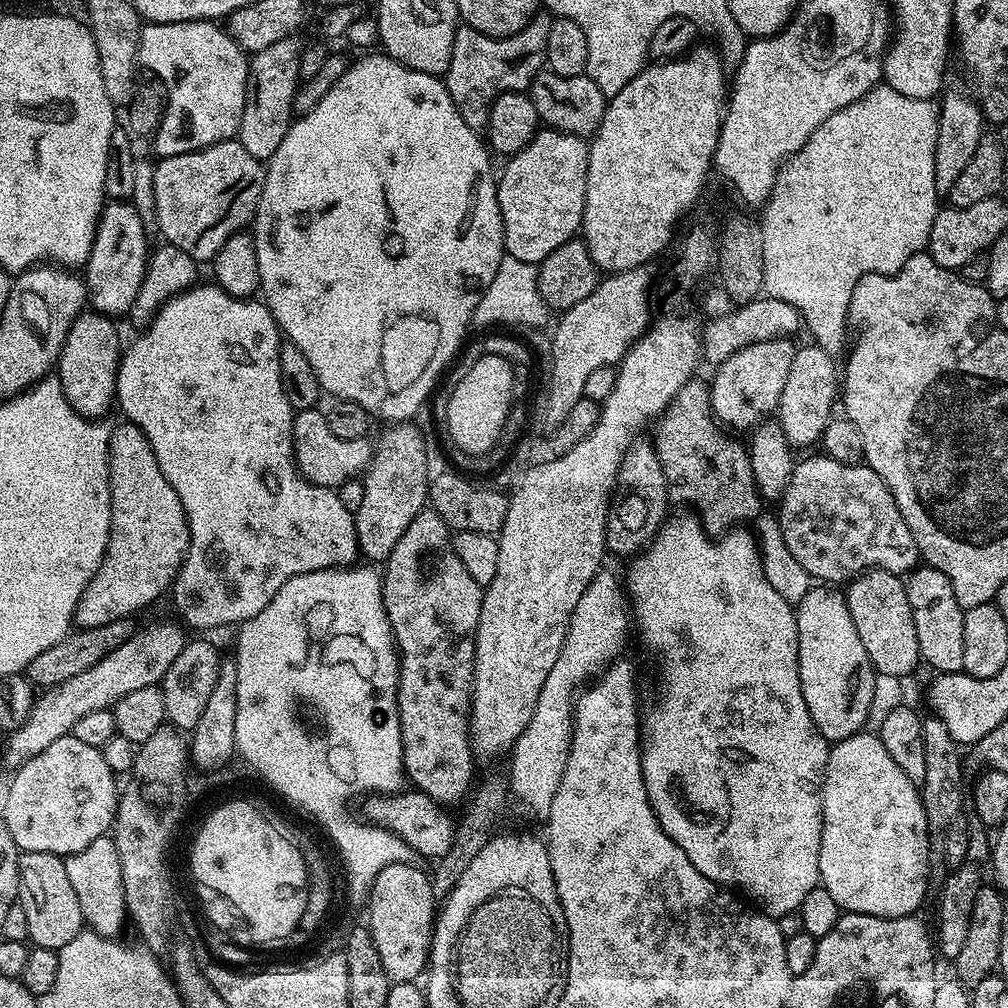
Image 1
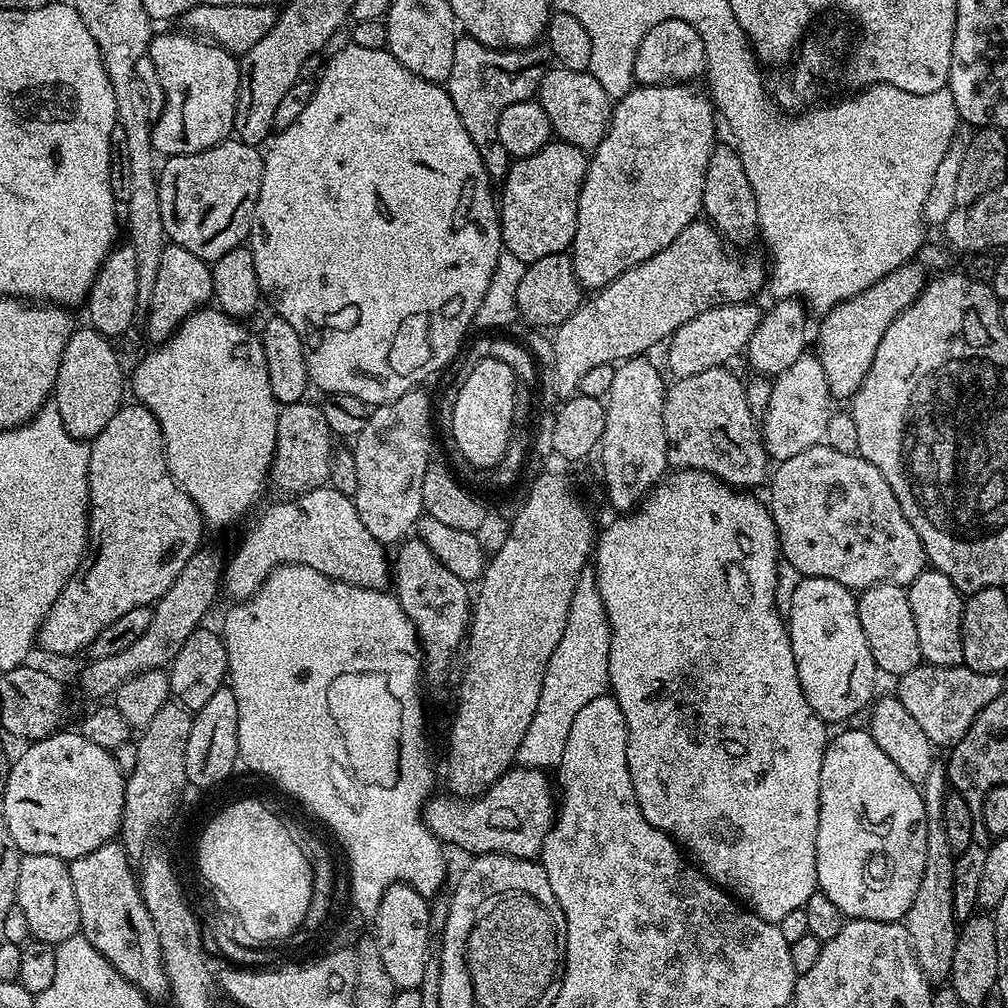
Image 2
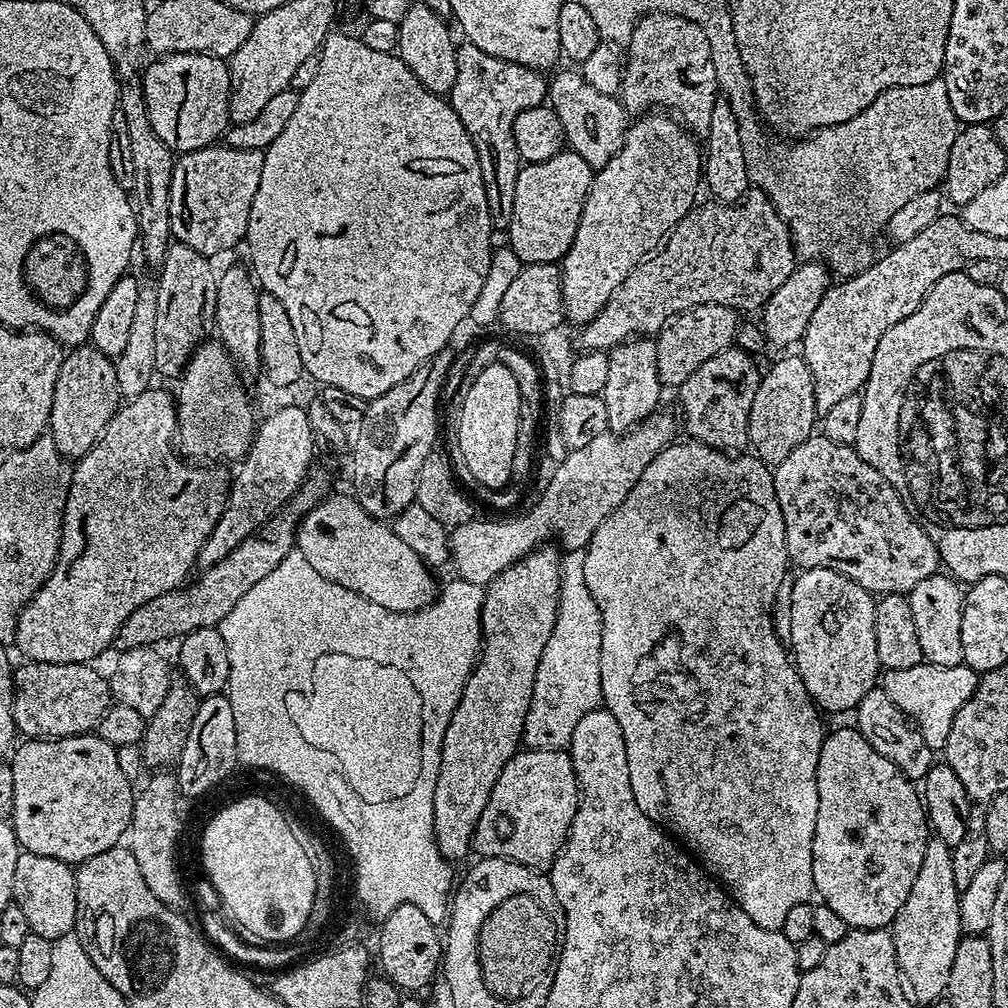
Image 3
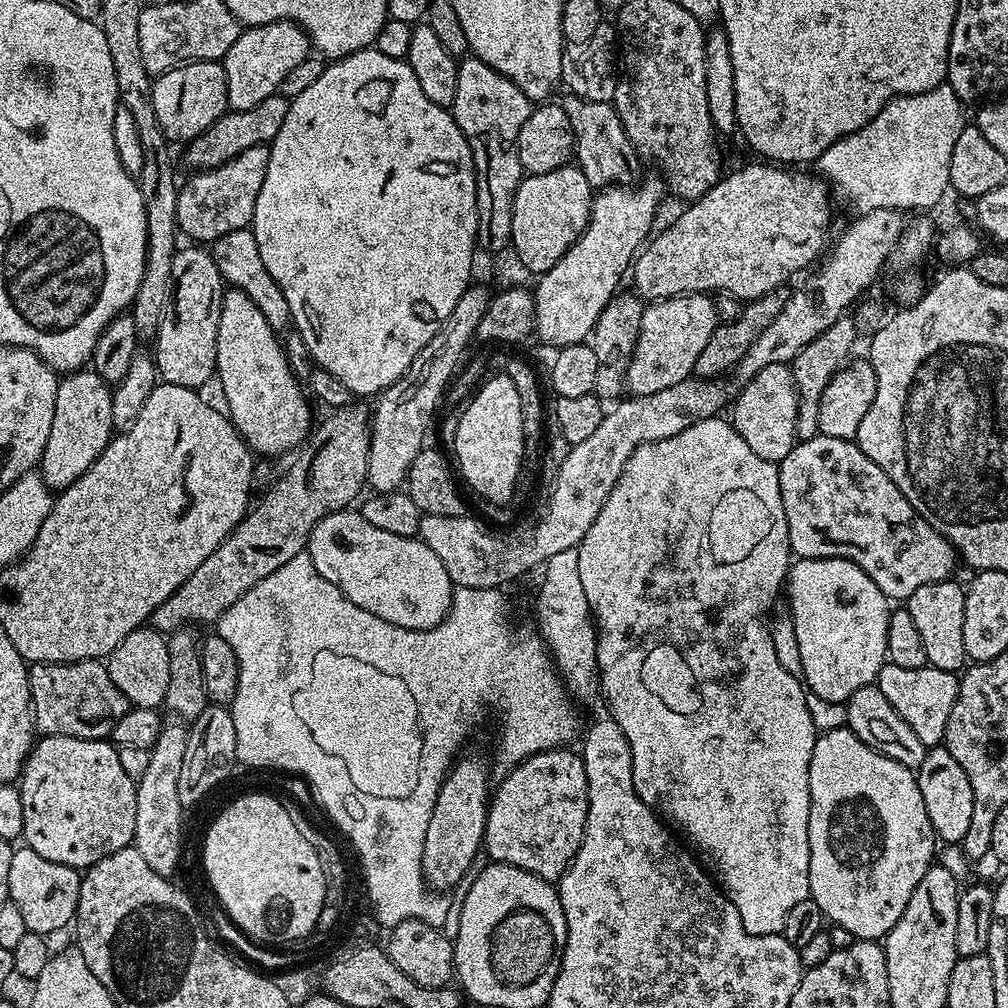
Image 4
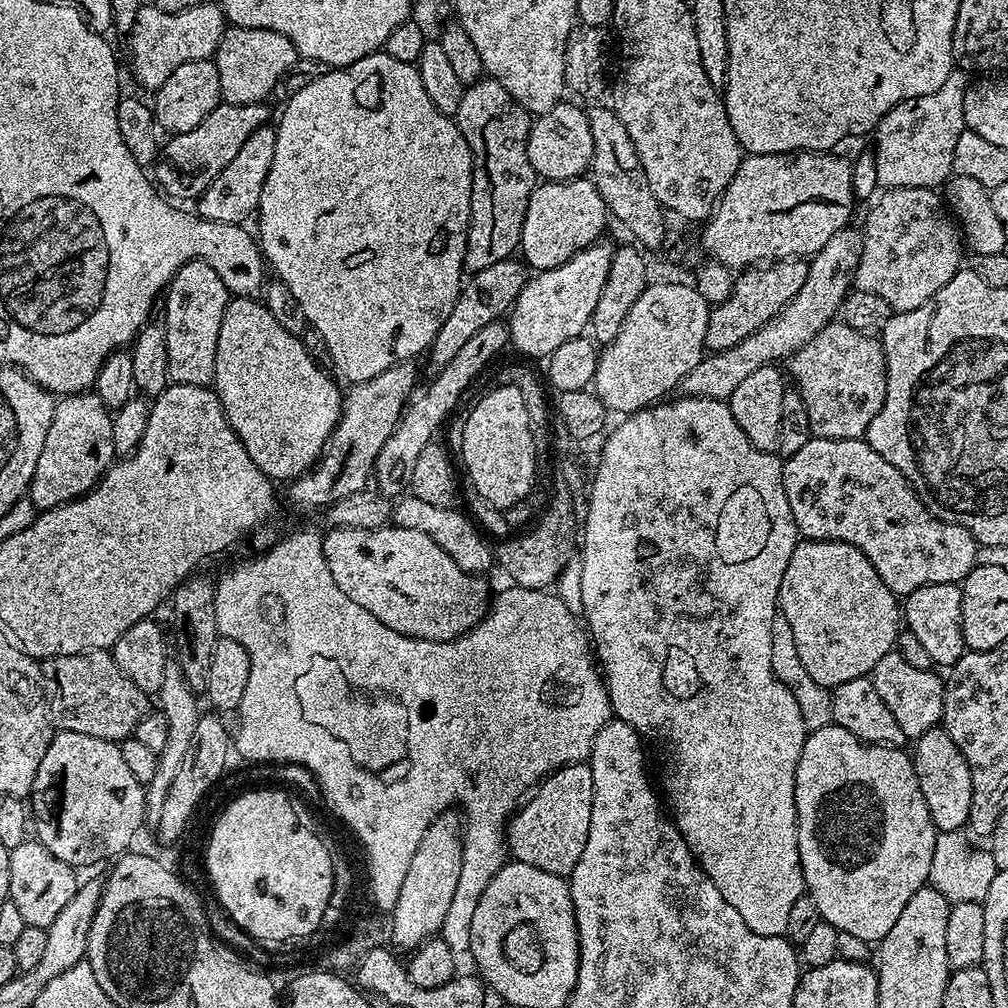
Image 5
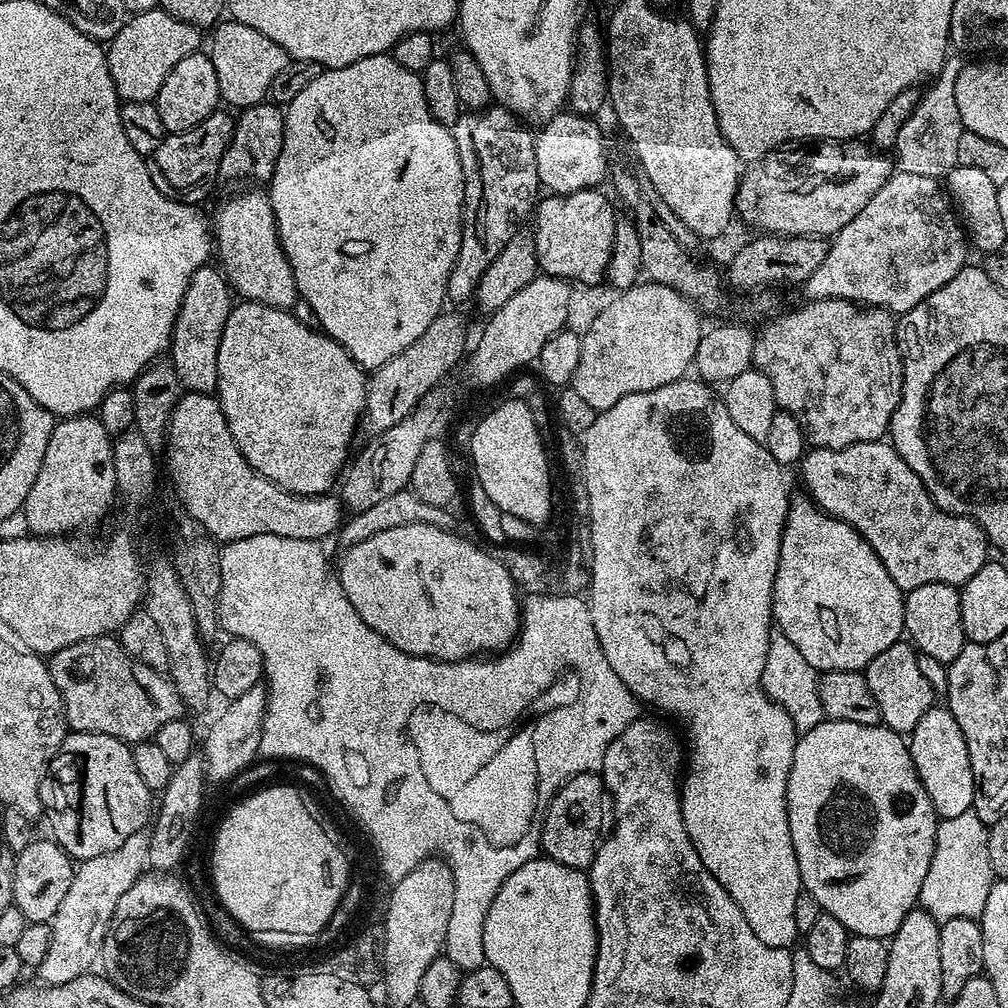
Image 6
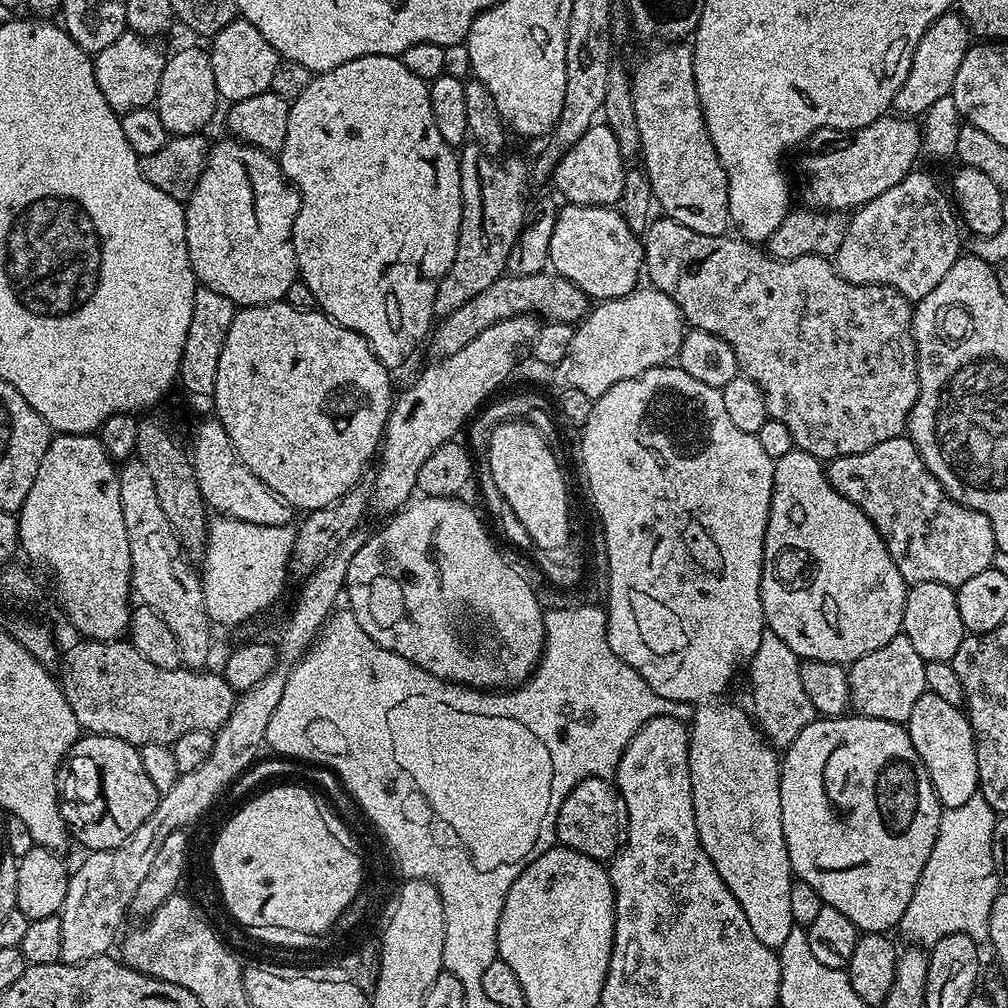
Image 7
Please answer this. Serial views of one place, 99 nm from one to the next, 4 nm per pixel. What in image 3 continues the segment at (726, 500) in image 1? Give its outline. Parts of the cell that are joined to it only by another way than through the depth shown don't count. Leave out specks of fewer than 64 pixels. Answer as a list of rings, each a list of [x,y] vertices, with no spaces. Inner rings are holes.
[[[729,346],[714,358],[702,362],[686,382],[678,386],[682,428],[698,444],[717,448],[719,452],[739,453],[749,447],[748,418],[750,402],[760,385],[761,373],[751,355],[739,346]],[[684,415],[684,420],[683,416]]]

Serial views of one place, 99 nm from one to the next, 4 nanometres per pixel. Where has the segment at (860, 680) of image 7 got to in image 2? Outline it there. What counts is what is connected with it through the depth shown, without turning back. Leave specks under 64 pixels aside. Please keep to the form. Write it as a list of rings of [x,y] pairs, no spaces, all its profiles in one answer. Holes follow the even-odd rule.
[[[921,663],[919,668],[910,670],[899,677],[895,695],[900,697],[902,706],[918,722],[926,738],[937,749],[951,750],[970,730],[974,718],[1005,688],[1005,681],[997,674],[978,674],[963,666],[939,668],[933,664]]]

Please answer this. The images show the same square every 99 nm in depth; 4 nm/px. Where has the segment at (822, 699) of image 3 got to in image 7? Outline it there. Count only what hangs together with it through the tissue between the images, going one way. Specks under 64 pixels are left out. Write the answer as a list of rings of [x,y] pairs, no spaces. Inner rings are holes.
[[[799,450],[782,454],[782,458],[774,461],[774,486],[770,502],[770,518],[764,539],[764,565],[760,579],[764,623],[768,630],[782,638],[801,661],[817,660],[850,666],[858,658],[878,650],[878,646],[886,646],[890,638],[901,635],[904,627],[904,600],[908,597],[908,590],[909,585],[905,584],[902,574],[898,574],[898,566],[894,566],[894,558],[890,558],[890,550],[886,550],[886,542],[878,534],[874,522],[870,522],[870,518],[866,518],[866,514],[862,514],[862,510],[858,510],[858,506],[854,506],[850,498],[842,498],[842,494],[834,490],[834,486],[828,481],[825,465],[821,461]]]

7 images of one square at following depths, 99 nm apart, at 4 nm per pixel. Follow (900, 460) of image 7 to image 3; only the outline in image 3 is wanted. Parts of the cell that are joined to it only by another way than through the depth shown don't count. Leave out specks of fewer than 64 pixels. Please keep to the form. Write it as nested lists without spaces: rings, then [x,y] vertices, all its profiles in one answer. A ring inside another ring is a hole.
[[[813,434],[798,450],[775,465],[772,481],[778,506],[782,510],[788,559],[797,569],[829,568],[858,582],[866,591],[880,596],[891,592],[907,594],[922,578],[937,575],[940,555],[926,530],[908,511],[900,495],[856,452],[851,444],[839,444],[829,436]]]

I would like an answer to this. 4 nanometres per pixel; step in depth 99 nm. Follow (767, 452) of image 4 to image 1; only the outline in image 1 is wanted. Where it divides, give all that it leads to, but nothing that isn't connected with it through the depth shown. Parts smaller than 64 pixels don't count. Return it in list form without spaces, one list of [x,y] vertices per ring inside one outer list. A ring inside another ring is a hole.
[[[814,342],[797,347],[794,362],[790,362],[790,374],[782,390],[778,419],[793,449],[808,448],[824,435],[828,421],[833,419],[832,403],[838,400],[838,364],[826,350]]]

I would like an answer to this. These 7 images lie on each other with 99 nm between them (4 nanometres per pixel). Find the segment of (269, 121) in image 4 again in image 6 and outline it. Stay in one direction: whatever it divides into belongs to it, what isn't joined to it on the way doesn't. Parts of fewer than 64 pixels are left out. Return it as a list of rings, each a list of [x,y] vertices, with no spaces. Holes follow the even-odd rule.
[[[217,110],[202,118],[202,122],[190,130],[167,133],[162,146],[158,146],[158,150],[154,150],[148,160],[154,186],[158,186],[166,198],[183,204],[199,205],[200,200],[207,198],[208,191],[218,184],[222,154],[226,154],[226,146],[230,146],[235,125],[231,111]]]

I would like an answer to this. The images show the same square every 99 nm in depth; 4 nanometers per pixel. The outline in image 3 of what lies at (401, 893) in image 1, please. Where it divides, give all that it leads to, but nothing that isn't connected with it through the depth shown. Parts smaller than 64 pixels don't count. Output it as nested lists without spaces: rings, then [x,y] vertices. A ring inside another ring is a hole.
[[[402,905],[394,910],[389,917],[386,918],[384,924],[379,926],[378,935],[378,958],[380,954],[380,964],[384,967],[383,975],[391,980],[397,988],[408,994],[419,993],[419,988],[424,988],[432,979],[437,979],[438,973],[442,968],[442,936],[438,933],[437,925],[432,924],[422,911],[418,910],[418,906]]]

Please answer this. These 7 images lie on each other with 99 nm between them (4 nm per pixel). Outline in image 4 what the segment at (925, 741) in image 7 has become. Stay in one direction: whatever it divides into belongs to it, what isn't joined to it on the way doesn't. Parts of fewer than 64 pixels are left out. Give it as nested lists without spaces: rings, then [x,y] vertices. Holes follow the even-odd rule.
[[[937,746],[925,751],[915,773],[918,790],[922,790],[922,802],[926,802],[926,814],[930,814],[930,826],[936,832],[937,841],[948,846],[959,845],[966,838],[970,814],[974,814],[974,794],[970,778],[966,778],[966,770],[958,766],[958,761],[948,748]]]

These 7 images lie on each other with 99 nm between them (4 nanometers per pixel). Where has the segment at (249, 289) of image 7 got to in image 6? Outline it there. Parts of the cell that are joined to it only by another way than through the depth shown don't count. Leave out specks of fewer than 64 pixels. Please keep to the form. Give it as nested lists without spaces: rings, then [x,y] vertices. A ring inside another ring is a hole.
[[[267,191],[240,192],[217,210],[216,220],[214,216],[214,252],[217,257],[220,255],[219,267],[237,297],[249,295],[248,280],[260,280],[260,292],[252,292],[251,300],[271,308],[291,310],[294,306],[298,299],[294,270],[280,244],[276,215]]]

